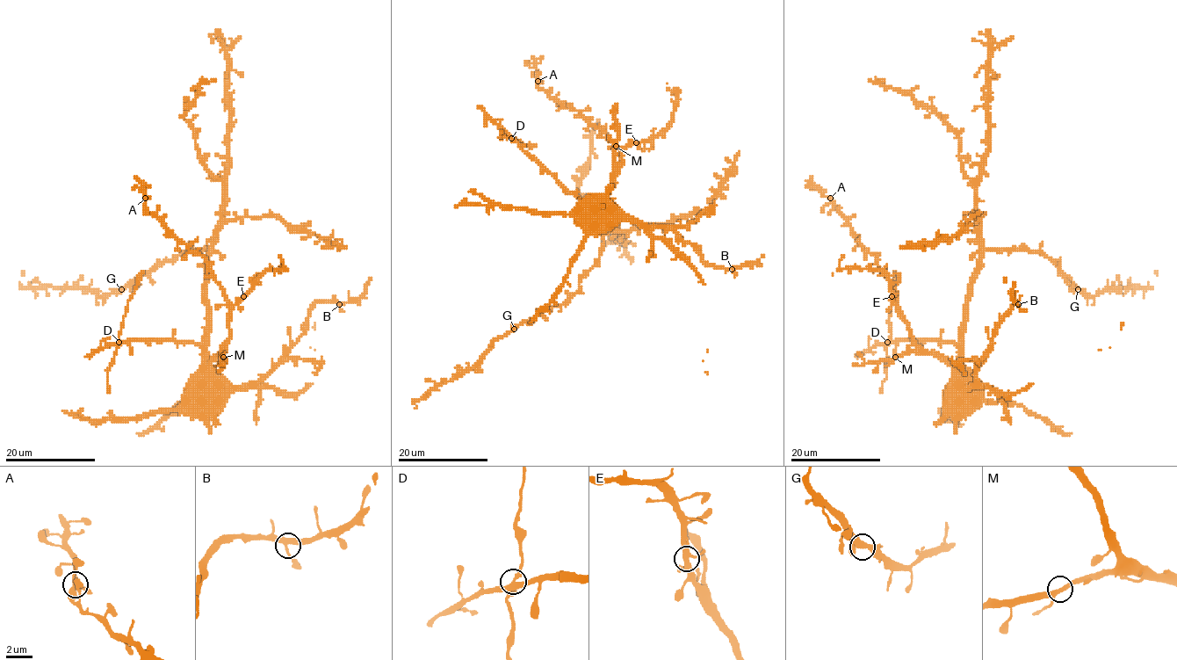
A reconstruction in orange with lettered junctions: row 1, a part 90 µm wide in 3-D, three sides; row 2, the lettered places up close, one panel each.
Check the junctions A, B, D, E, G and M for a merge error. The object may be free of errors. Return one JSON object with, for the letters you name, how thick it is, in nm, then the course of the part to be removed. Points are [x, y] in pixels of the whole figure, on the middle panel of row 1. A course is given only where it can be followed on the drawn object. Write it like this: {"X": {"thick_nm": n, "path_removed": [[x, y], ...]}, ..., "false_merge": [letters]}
{"D": {"thick_nm": 360, "path_removed": [[510, 138], [512, 141], [516, 139], [526, 146], [536, 146]]}, "false_merge": ["D"]}

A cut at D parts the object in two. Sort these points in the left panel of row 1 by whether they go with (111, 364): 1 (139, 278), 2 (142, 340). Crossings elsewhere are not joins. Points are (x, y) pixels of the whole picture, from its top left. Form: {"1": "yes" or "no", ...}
{"1": "yes", "2": "no"}

